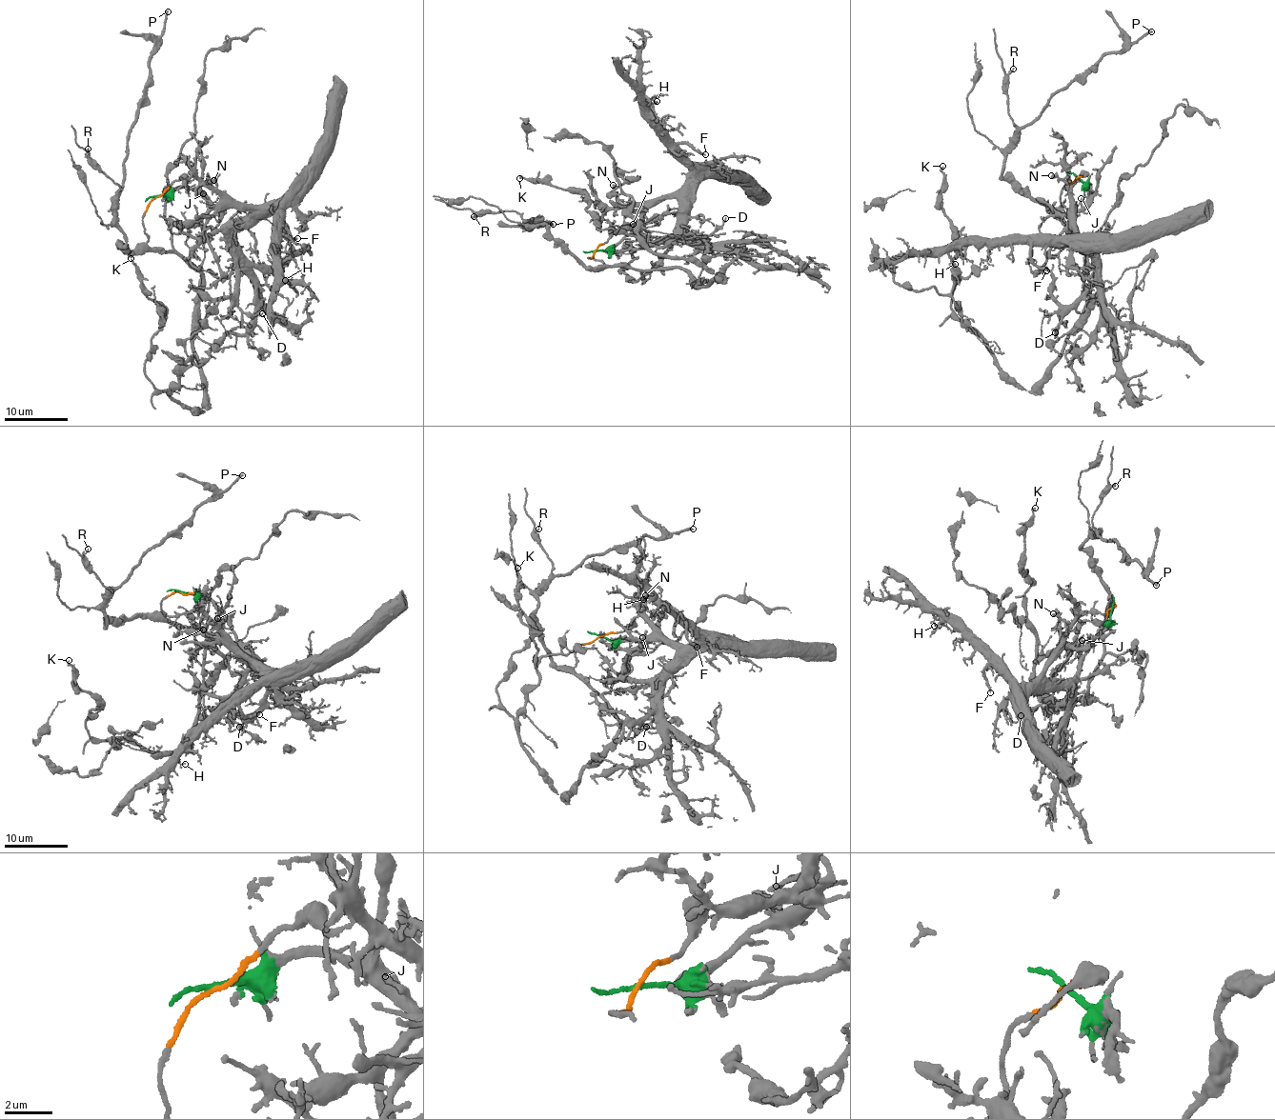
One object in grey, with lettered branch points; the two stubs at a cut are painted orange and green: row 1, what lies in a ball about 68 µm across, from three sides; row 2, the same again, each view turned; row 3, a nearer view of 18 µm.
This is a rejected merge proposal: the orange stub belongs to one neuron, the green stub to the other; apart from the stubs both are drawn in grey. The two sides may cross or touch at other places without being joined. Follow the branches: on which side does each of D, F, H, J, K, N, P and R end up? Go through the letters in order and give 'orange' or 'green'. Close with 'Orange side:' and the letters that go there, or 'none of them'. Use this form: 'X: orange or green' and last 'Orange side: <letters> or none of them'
D: green
F: green
H: green
J: green
K: orange
N: green
P: orange
R: orange
Orange side: K, P, R

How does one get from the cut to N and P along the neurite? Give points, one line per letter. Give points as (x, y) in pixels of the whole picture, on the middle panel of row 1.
N: (596, 250), (615, 246), (625, 236), (640, 229), (643, 210), (637, 205), (622, 203), (612, 185)
P: (595, 251), (588, 257), (604, 263), (591, 269), (542, 222), (523, 221), (553, 224)

